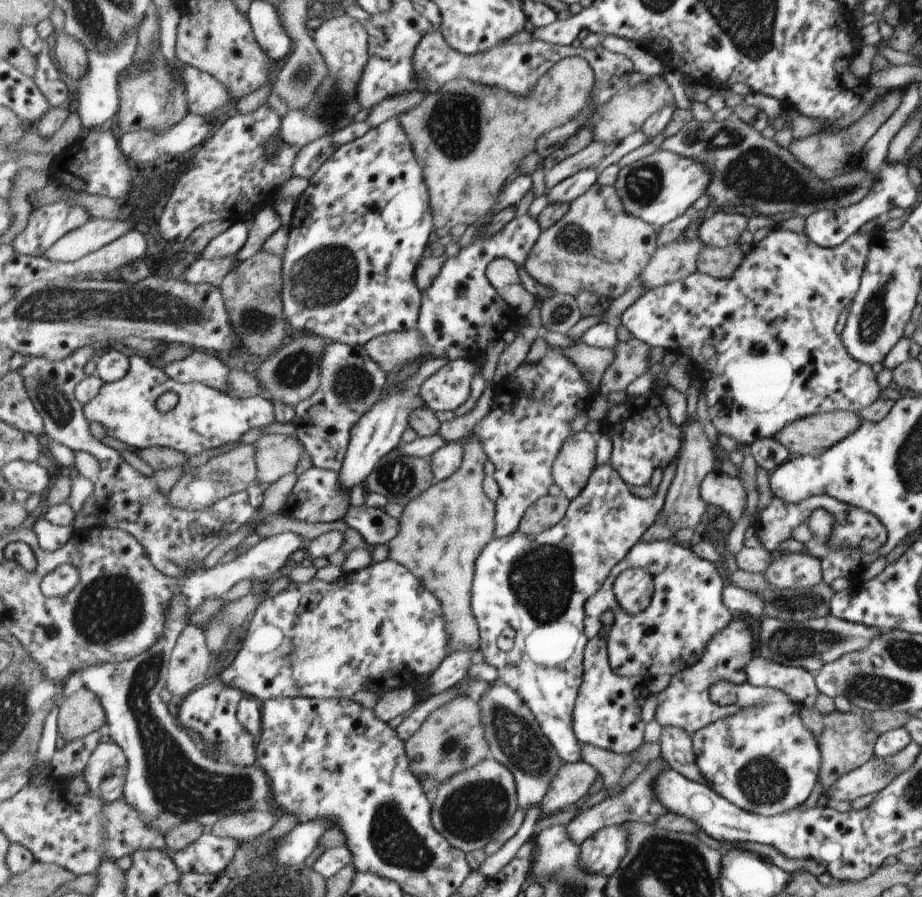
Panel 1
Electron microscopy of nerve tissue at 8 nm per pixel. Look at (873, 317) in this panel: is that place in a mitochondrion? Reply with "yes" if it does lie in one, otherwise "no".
yes

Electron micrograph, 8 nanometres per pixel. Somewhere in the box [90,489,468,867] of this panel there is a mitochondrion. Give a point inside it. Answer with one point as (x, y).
(181, 788)

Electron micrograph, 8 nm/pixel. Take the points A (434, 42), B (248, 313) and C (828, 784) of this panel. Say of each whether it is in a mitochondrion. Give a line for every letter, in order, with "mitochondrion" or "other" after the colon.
A: other
B: mitochondrion
C: other

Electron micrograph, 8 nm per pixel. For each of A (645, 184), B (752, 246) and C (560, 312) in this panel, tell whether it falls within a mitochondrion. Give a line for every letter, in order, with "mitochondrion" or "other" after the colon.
A: mitochondrion
B: other
C: mitochondrion

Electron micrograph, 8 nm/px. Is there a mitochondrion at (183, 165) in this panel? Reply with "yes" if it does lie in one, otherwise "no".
no

